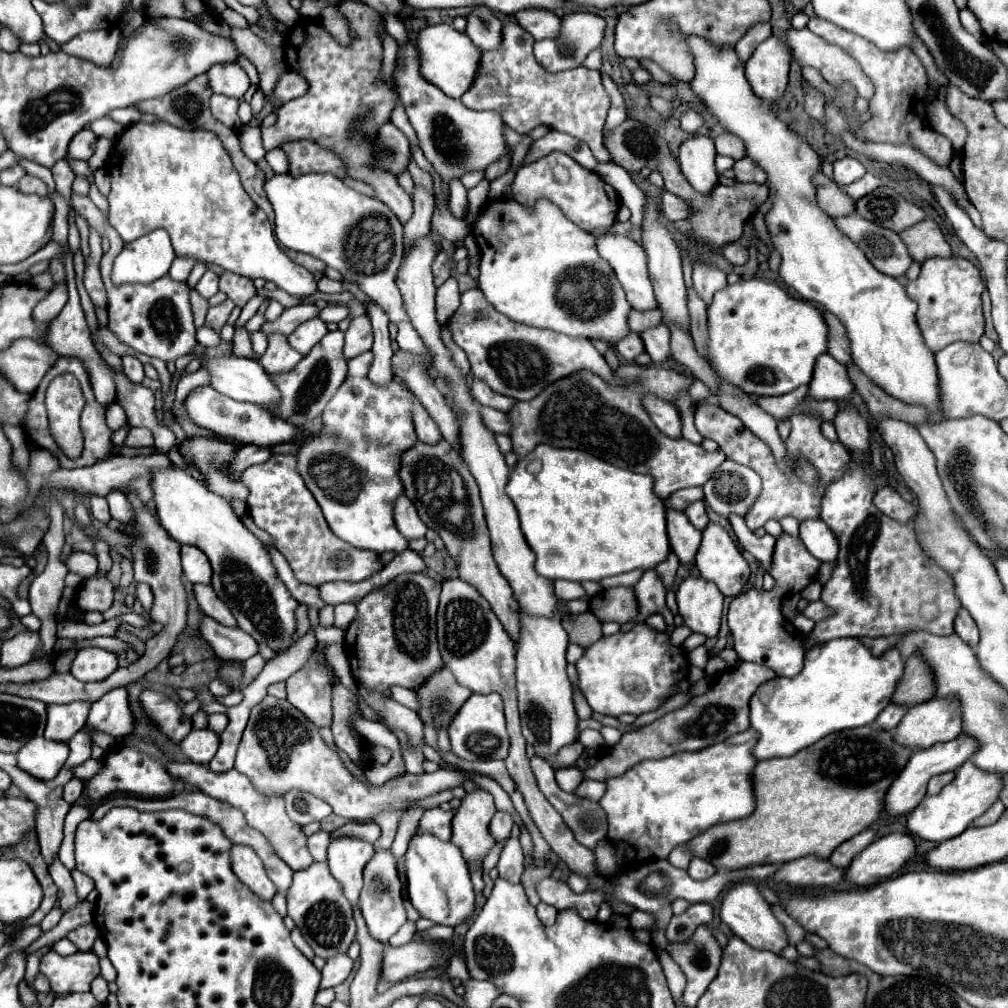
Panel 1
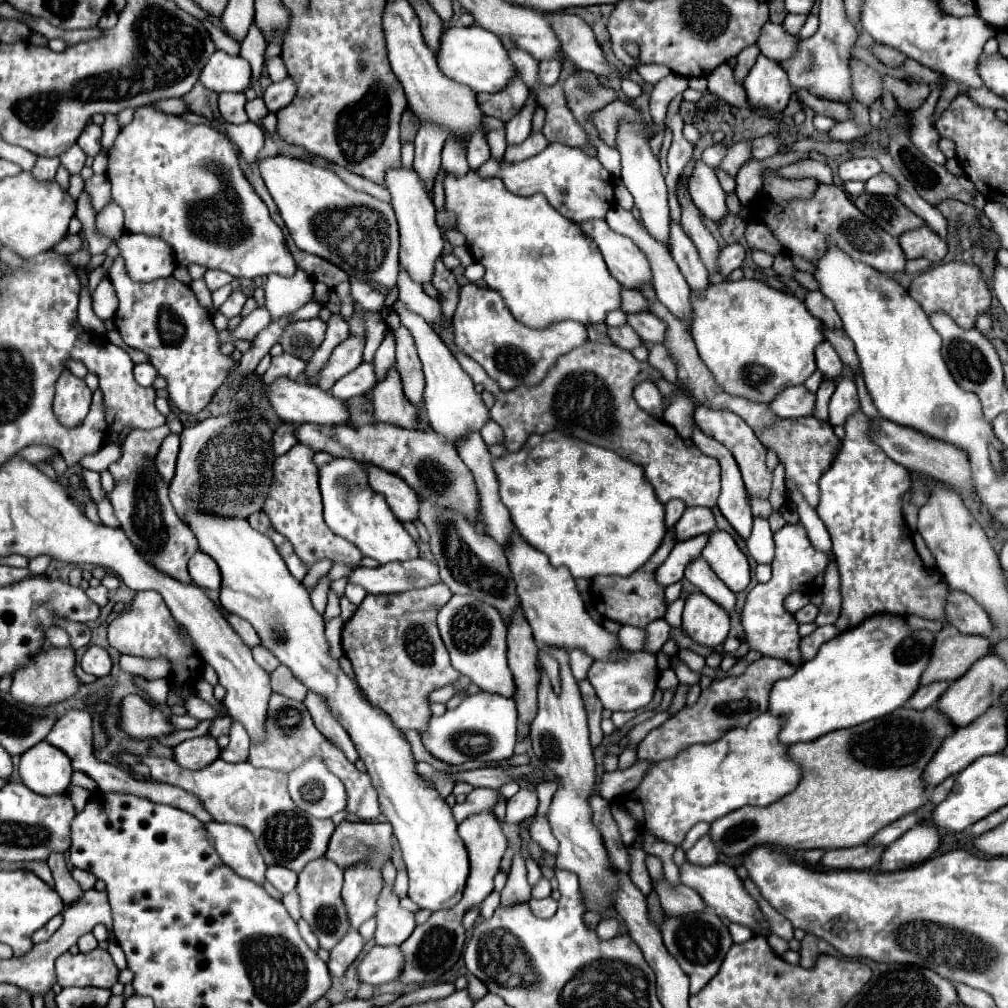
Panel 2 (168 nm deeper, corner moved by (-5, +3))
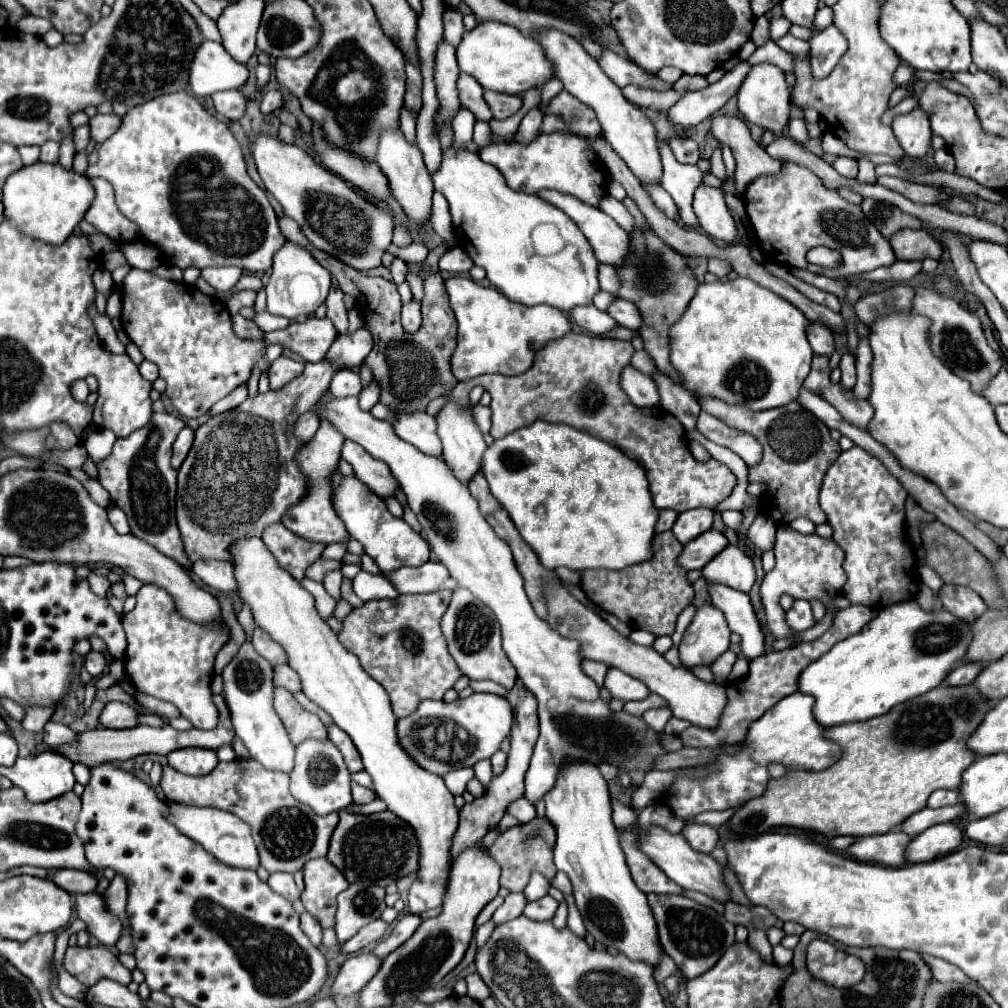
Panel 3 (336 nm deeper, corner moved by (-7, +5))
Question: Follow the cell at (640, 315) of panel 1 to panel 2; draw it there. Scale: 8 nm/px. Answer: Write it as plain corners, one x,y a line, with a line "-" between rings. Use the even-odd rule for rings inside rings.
623,288
621,300
623,300
621,310
625,310
627,314
629,314
629,312
643,312
643,310
649,310
649,300
647,300
641,292
637,292
637,290
627,290
627,288

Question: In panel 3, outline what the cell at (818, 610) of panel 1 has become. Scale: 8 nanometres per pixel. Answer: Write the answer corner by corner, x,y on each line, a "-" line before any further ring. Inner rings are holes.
795,600
791,610
785,612
785,620
787,620
789,628
795,632
803,632
803,630
811,628
815,624
811,604
807,600

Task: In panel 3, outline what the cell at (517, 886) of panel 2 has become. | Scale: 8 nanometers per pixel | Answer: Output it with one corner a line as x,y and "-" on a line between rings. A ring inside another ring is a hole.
511,892
511,894
505,898
505,902
495,910
495,914
493,914
491,920
495,922
495,926
501,926
503,922
509,922
511,918
521,916
525,904
527,904
527,900
525,900
525,896
523,896
521,892
519,892
519,894

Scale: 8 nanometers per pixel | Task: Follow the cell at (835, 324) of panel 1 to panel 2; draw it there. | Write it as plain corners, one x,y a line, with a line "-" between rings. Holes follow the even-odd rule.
809,292
805,298
805,306
813,316
823,320
823,324
829,324
829,328
841,328
841,318
835,312
833,302
821,292

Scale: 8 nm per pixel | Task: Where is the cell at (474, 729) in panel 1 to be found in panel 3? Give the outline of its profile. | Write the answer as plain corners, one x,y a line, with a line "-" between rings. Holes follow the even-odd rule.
471,694
469,698
457,698
453,702
443,702
443,700
423,700
413,714
407,718
397,720
397,738
403,750
427,772
433,772
437,776
445,776
447,772
473,766
475,762
483,758
491,758
501,742
509,736
513,724
513,712
509,702
503,696
497,694

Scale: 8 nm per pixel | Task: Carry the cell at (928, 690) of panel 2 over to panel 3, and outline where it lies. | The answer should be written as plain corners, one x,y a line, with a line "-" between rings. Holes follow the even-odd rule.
965,662
965,664
959,664
945,680
947,686
965,686
965,684
971,684
977,674
983,670
983,664
981,662

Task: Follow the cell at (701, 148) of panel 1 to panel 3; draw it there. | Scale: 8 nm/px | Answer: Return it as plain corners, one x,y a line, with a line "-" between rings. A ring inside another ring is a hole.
701,184
695,190
693,210
697,214
699,226
715,240
721,240
727,244
733,244
739,240
735,220
729,214
729,210
725,206
723,192
719,188
711,188
711,186

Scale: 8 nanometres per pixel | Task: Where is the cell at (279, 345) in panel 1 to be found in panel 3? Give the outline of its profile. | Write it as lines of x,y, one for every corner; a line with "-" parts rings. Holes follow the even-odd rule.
279,356
269,368
271,390
279,390
281,386
285,386
293,378
297,378
303,372
303,368
305,368
303,362
297,362
297,360
287,358
287,356

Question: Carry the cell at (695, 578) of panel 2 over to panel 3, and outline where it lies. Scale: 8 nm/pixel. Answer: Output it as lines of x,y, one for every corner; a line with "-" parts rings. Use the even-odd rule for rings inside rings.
709,584
713,606
719,608
731,632
741,636
741,652
747,660
755,660
765,654
765,634
751,606
751,598
745,592
735,592
723,584

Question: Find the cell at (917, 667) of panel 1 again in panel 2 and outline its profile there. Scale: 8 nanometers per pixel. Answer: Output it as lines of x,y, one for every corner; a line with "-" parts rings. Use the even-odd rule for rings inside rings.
947,626
935,634
929,664
921,676
919,684
933,684
941,680
961,678
975,660
987,654
991,642
983,636
965,636
957,628

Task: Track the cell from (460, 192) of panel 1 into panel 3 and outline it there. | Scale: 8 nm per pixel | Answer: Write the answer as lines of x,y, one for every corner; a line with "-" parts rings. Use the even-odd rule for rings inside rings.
459,110
455,114
455,118
451,120
451,126
455,130
455,142
453,142
453,146
463,148
467,142
471,142
473,124
475,124
475,116
469,110

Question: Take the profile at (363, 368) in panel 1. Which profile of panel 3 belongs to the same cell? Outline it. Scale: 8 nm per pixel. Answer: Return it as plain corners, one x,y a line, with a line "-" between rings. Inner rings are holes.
339,370
339,372
331,378
329,392
331,392
335,398
359,396
359,392
361,392
361,378
359,378
359,374
355,374
355,372
351,372
351,370

